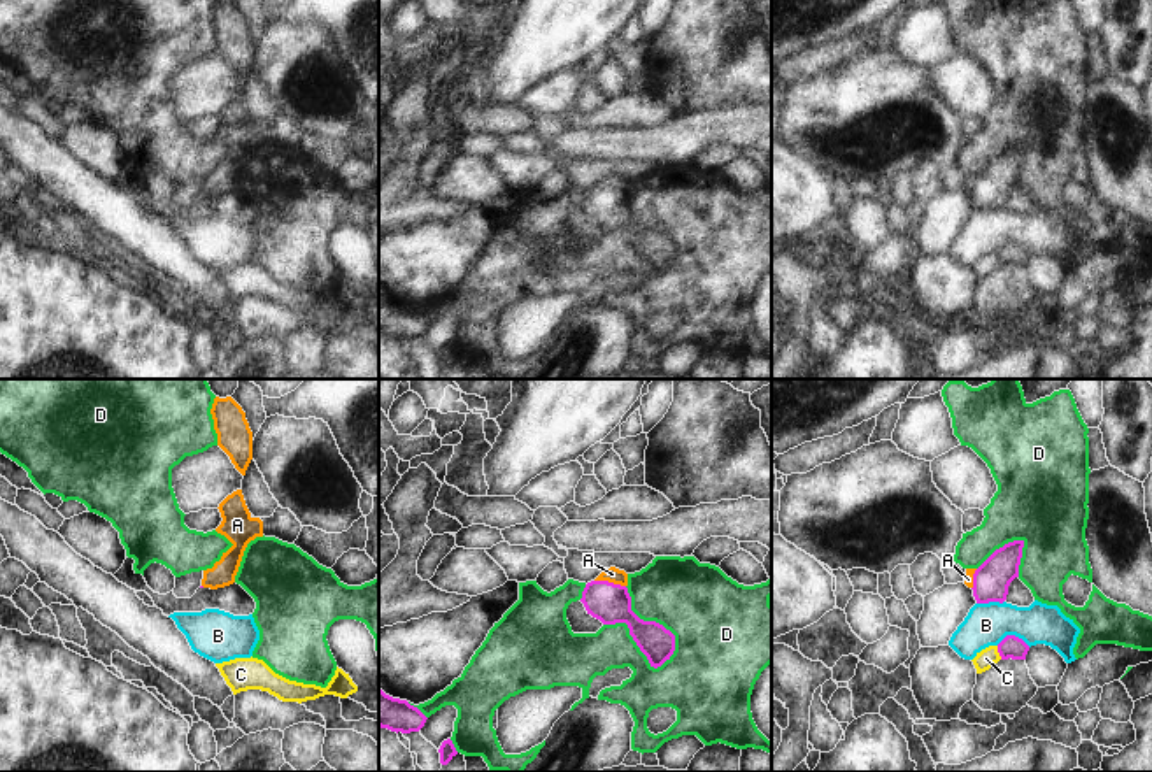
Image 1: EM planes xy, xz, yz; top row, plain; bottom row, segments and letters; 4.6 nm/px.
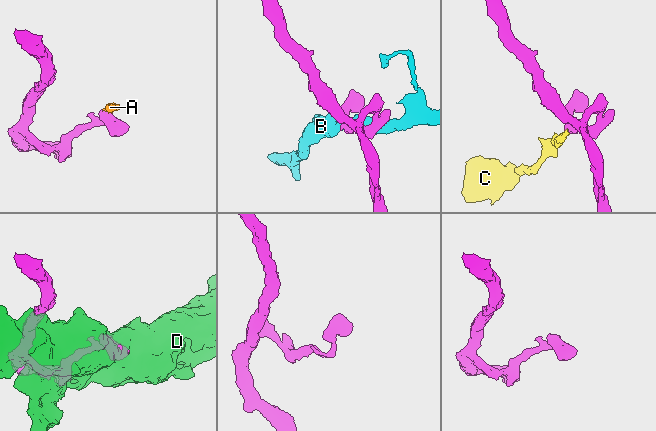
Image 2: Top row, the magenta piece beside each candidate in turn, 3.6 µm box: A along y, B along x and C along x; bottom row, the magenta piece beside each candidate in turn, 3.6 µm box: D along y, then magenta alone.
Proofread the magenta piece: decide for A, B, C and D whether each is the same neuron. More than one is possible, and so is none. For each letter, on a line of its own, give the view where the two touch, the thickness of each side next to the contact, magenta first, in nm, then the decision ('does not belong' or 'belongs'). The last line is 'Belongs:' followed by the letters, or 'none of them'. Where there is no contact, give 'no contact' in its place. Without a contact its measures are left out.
A: meets magenta in xz; 180 nm thick on the magenta side, 70 nm on the other; belongs
B: meets magenta in yz; 100 nm thick on the magenta side, 190 nm on the other; does not belong
C: meets magenta in yz; 100 nm thick on the magenta side, 90 nm on the other; does not belong
D: meets magenta in xz; 180 nm thick on the magenta side, 380 nm on the other; does not belong
Belongs: A

